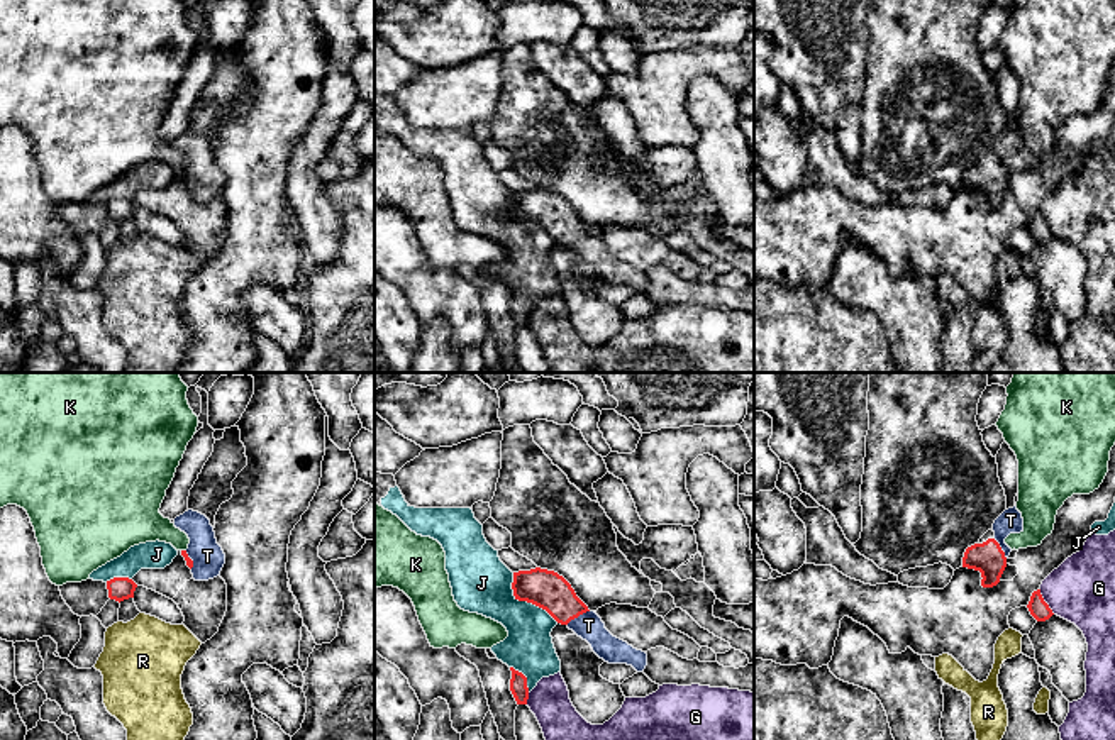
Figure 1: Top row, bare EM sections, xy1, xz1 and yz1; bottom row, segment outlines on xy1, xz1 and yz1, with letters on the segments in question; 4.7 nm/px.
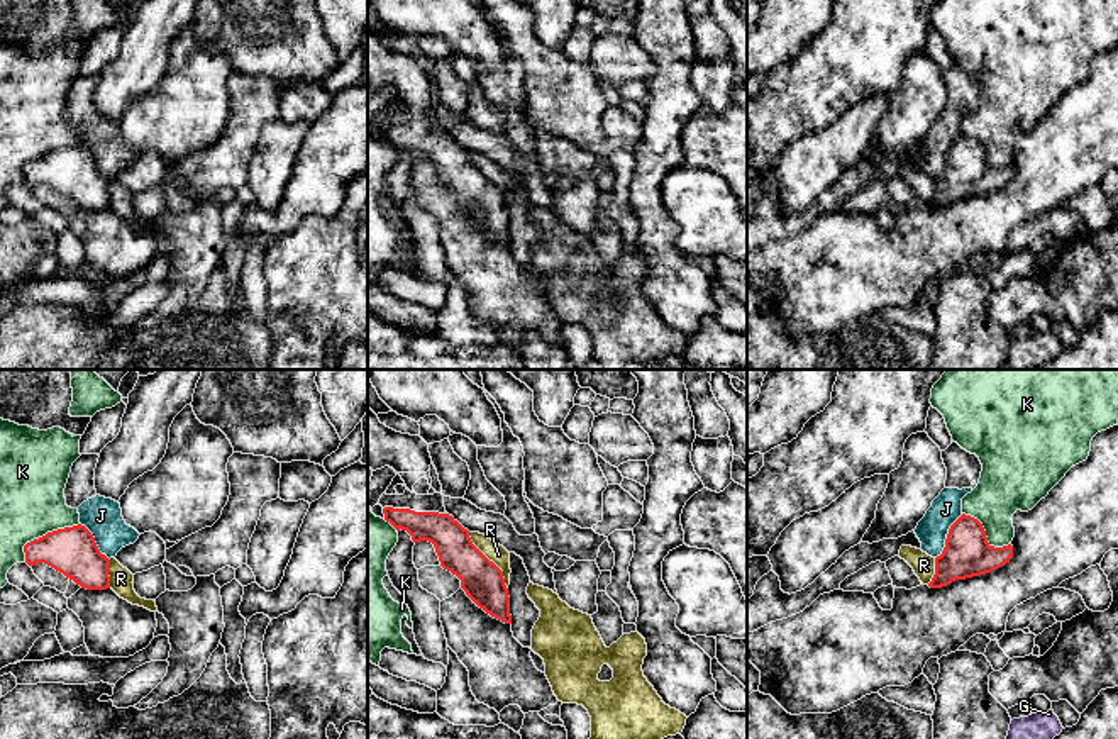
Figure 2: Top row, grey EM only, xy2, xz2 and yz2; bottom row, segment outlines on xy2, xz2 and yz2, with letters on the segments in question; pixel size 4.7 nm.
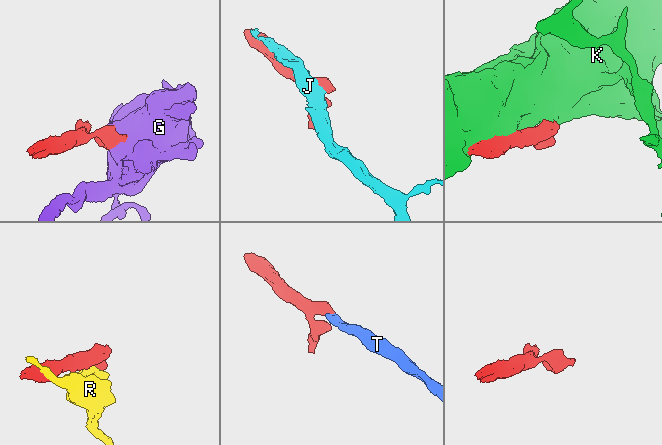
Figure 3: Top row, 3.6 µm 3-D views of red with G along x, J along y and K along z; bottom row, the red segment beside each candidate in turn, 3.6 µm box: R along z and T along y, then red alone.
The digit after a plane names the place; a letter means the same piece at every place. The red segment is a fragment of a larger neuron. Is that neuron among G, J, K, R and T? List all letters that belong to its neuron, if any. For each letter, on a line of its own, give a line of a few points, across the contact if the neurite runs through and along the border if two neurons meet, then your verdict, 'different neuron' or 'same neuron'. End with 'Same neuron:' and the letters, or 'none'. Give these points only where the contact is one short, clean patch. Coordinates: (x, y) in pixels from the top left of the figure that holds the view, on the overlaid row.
G: different neuron
J: different neuron
K: different neuron
R: line xz2 (468, 533), (470, 539), (502, 572), (507, 588); different neuron
T: line xz1 (548, 590), (576, 617), (588, 625); same neuron
Same neuron: T

